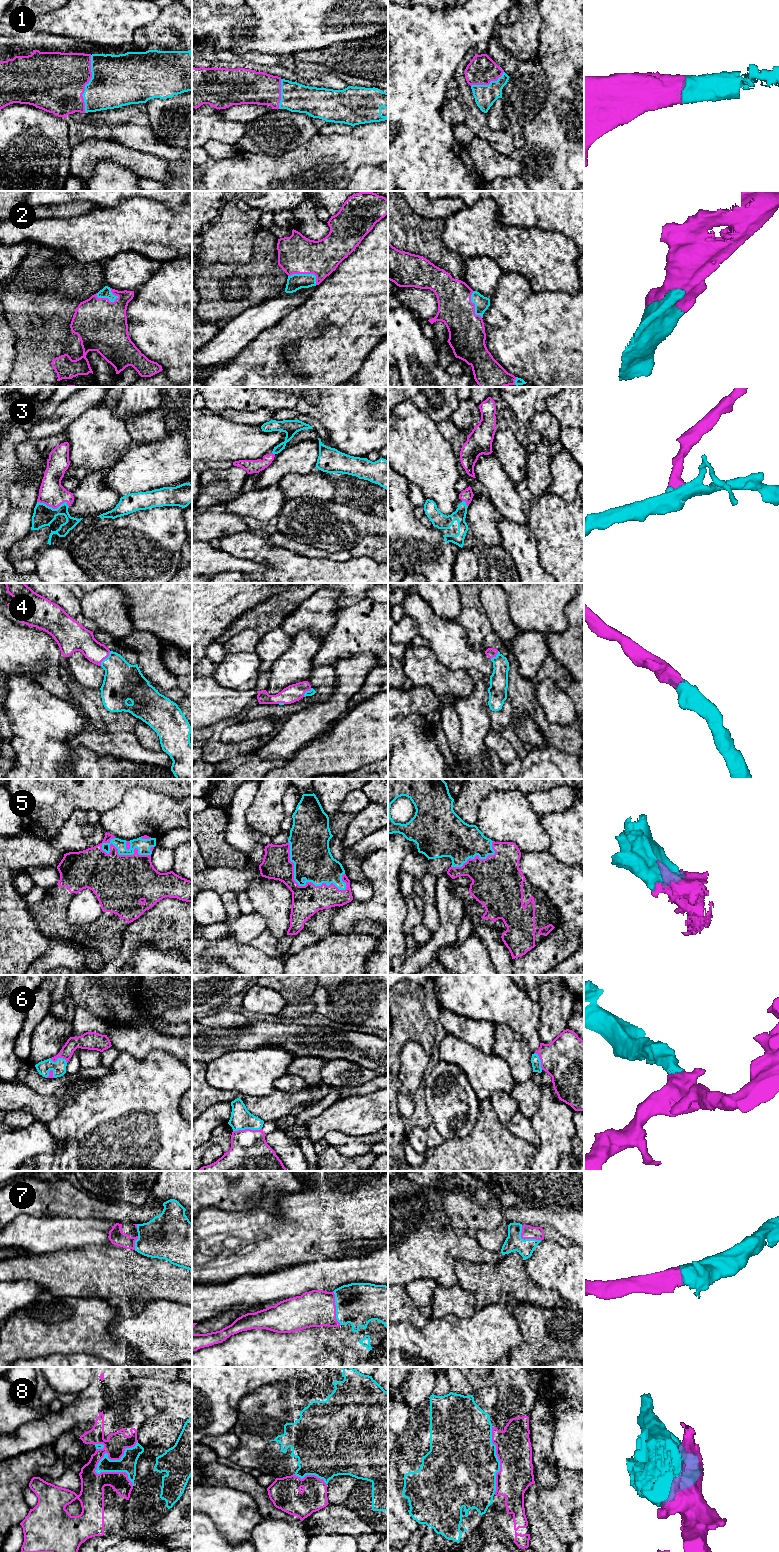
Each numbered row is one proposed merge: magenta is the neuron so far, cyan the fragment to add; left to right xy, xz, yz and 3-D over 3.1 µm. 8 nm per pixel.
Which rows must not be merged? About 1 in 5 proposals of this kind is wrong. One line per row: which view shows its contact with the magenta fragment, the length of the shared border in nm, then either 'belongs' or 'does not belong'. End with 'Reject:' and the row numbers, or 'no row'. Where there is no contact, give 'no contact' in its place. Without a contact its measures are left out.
1: contact in xy; length 460 nm; belongs
2: contact in xy; length 190 nm; belongs
3: contact in xy; length 260 nm; belongs
4: contact in xy; length 150 nm; belongs
5: contact in xz; length 600 nm; belongs
6: contact in xz; length 240 nm; belongs
7: contact in xz; length 280 nm; belongs
8: contact in xy; length 420 nm; does not belong
Reject: 8

